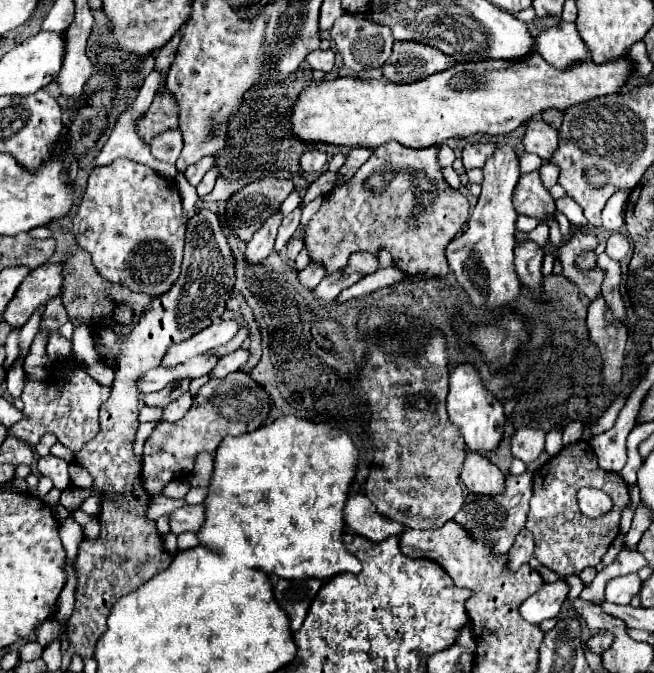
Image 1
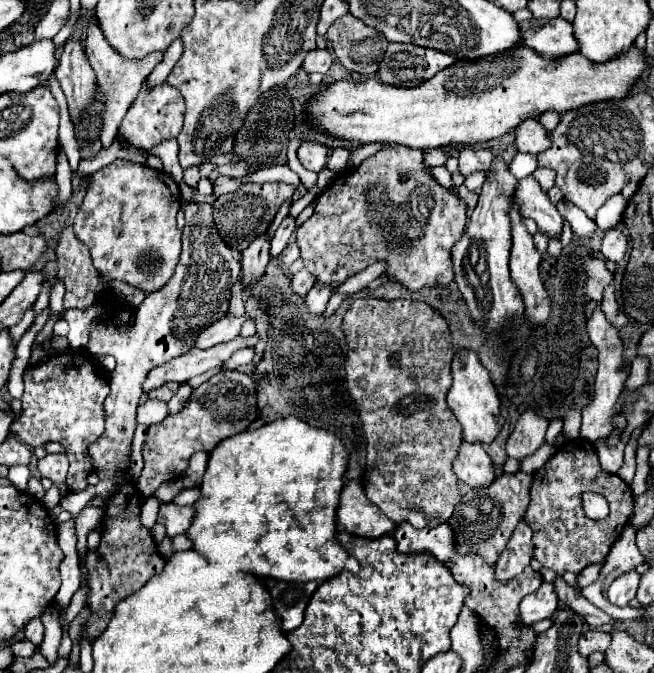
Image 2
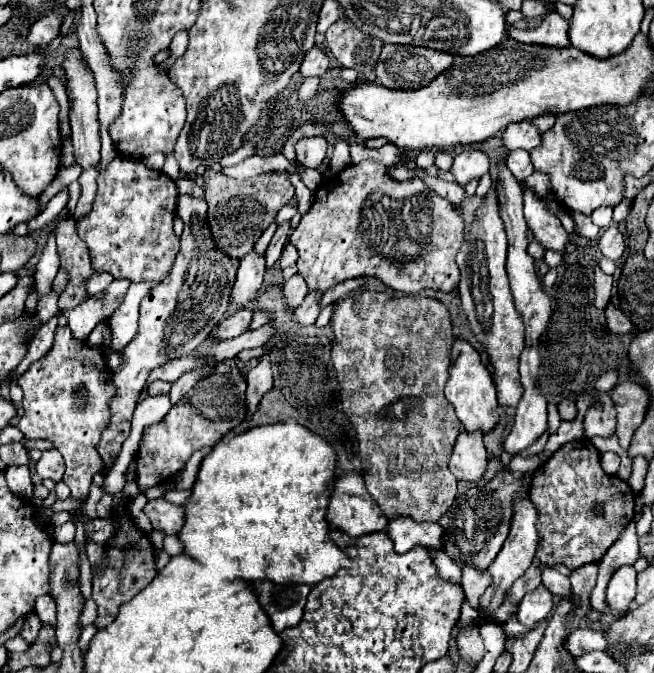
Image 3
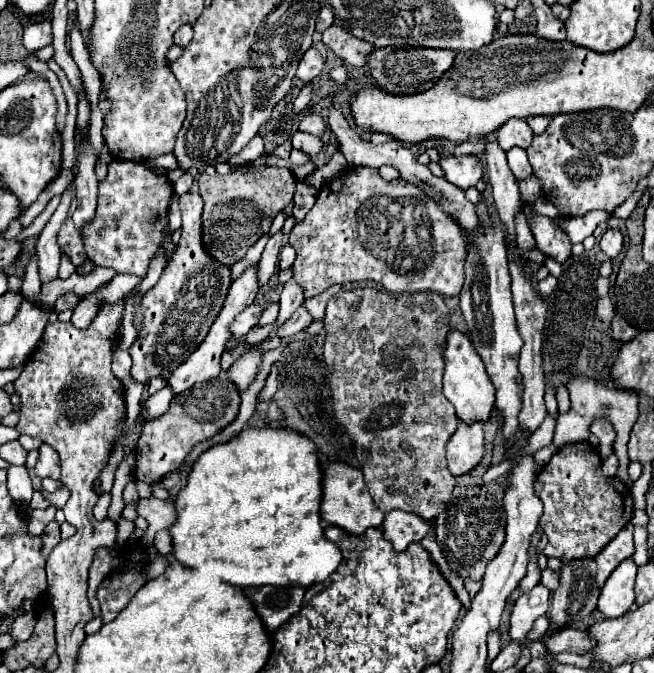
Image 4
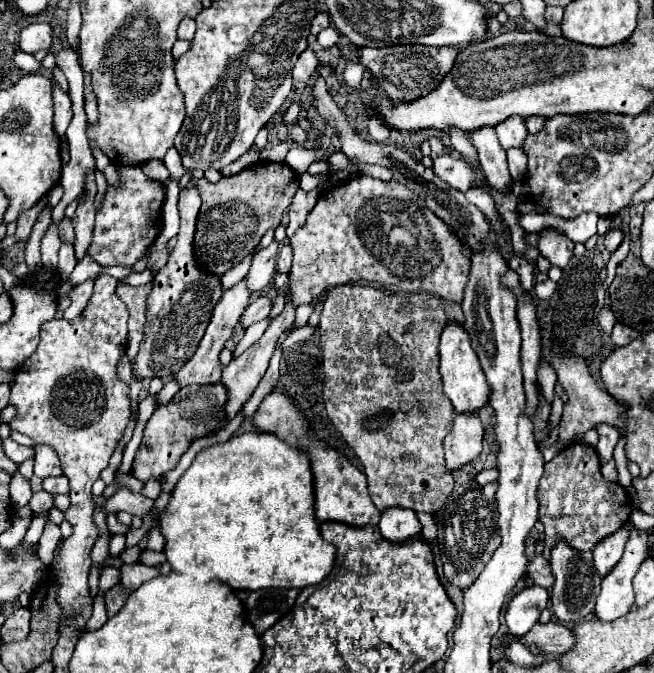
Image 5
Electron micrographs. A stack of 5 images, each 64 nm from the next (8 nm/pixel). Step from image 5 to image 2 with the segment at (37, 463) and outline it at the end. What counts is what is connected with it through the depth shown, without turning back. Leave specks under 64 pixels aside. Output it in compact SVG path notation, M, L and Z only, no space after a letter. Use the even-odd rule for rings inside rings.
M46 454L42 460L38 460L38 472L42 478L50 478L54 484L64 482L68 460L64 454Z

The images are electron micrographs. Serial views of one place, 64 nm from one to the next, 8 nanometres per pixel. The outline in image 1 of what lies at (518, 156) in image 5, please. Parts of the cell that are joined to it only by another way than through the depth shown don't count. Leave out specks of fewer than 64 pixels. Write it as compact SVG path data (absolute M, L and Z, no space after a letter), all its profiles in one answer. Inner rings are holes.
M524 154L524 156L518 158L518 166L520 166L520 174L522 172L532 172L532 170L538 170L542 166L542 160L540 160L540 156Z

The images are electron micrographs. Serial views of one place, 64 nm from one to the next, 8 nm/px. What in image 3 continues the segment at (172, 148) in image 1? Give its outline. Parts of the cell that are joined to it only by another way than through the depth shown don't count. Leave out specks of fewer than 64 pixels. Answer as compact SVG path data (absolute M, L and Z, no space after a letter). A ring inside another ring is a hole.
M166 154L166 164L164 164L162 172L168 174L170 178L174 178L174 180L180 178L180 176L178 176L178 174L180 174L180 168L178 168L178 162L176 162L176 158L174 158L172 154Z

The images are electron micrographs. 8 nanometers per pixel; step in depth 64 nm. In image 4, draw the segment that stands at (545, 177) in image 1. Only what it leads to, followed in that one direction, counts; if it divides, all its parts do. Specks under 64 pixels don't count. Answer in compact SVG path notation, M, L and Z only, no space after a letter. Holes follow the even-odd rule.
M536 176L518 182L521 199L527 203L534 203L540 197L540 182Z

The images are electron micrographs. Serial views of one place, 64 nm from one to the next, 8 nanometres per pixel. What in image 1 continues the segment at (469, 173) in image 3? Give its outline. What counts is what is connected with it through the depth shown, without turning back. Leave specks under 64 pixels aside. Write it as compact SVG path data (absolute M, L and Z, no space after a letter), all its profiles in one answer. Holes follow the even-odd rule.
M466 144L462 150L464 168L466 170L484 168L484 160L488 160L488 156L492 156L494 150L496 150L494 144Z

